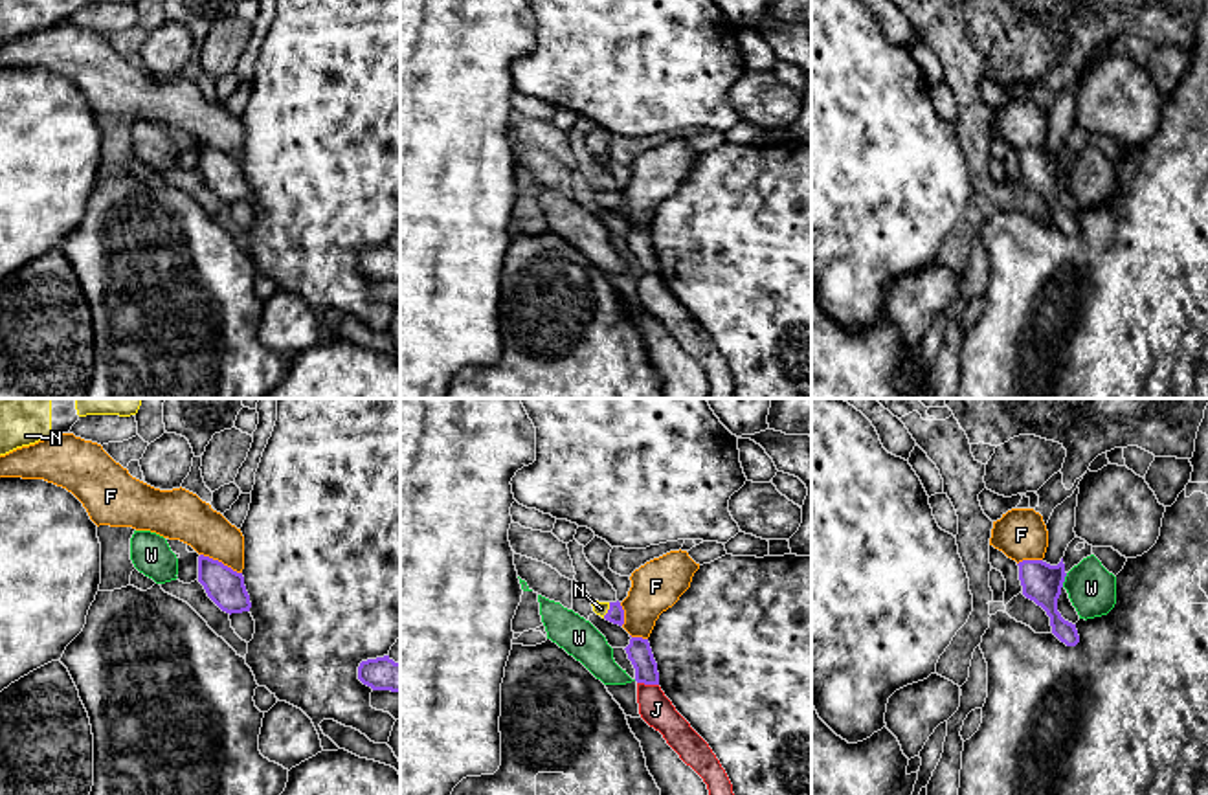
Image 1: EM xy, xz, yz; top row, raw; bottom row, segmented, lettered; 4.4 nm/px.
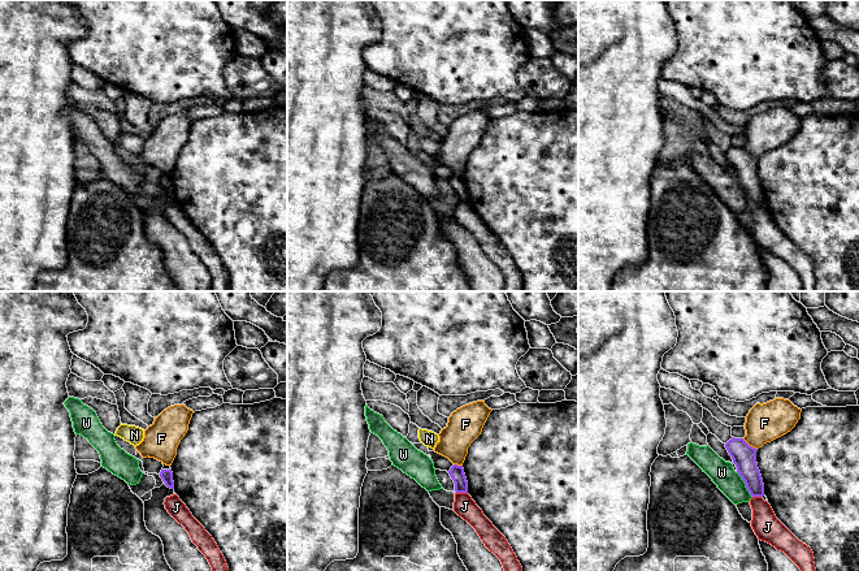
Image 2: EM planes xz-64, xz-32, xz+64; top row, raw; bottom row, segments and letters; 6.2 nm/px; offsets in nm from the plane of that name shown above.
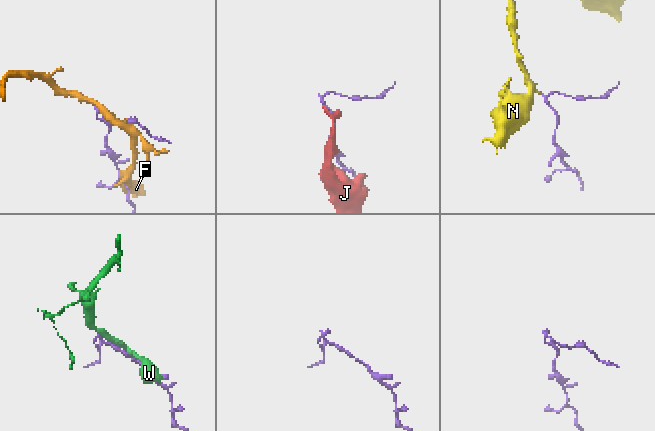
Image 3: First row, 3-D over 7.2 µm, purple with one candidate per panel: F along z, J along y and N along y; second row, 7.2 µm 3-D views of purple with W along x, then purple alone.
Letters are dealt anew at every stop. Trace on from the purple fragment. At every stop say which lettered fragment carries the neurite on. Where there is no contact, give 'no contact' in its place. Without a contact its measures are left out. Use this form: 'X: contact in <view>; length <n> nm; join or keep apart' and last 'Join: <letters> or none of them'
F: contact in xy; length 200 nm; keep apart
J: contact in xz; length 100 nm; keep apart
N: contact in xz; length 80 nm; join
W: contact in yz; length 70 nm; keep apart
Join: N

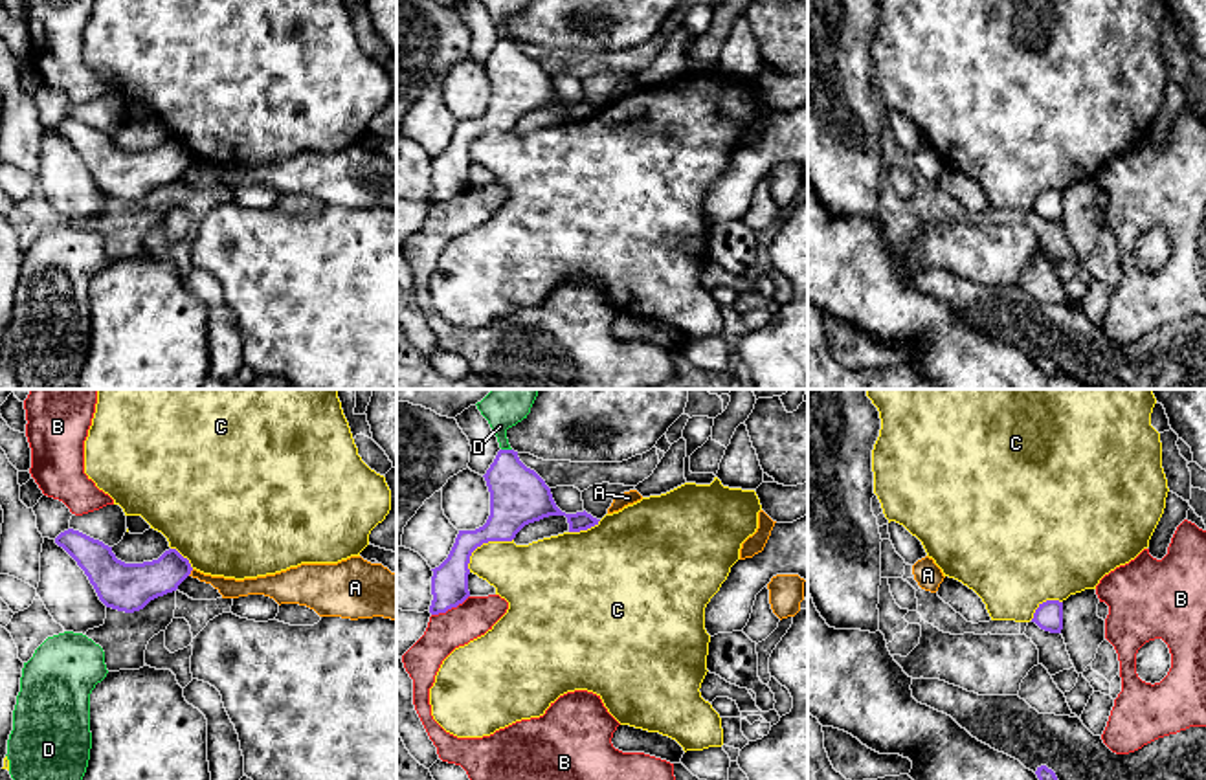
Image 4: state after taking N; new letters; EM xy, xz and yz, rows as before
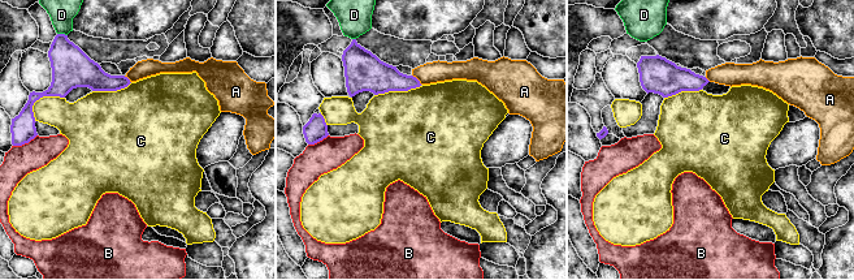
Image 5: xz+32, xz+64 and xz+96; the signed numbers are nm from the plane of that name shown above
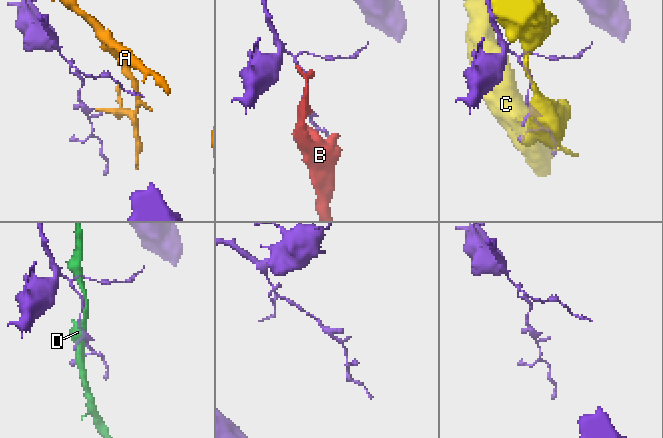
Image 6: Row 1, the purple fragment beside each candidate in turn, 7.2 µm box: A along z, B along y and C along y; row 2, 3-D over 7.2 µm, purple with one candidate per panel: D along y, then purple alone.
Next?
A: contact in xy; length 40 nm; keep apart
B: contact in xz; length 190 nm; keep apart
C: contact in xz; length 240 nm; keep apart
D: contact in xz; length 50 nm; keep apart
Join: none of them

